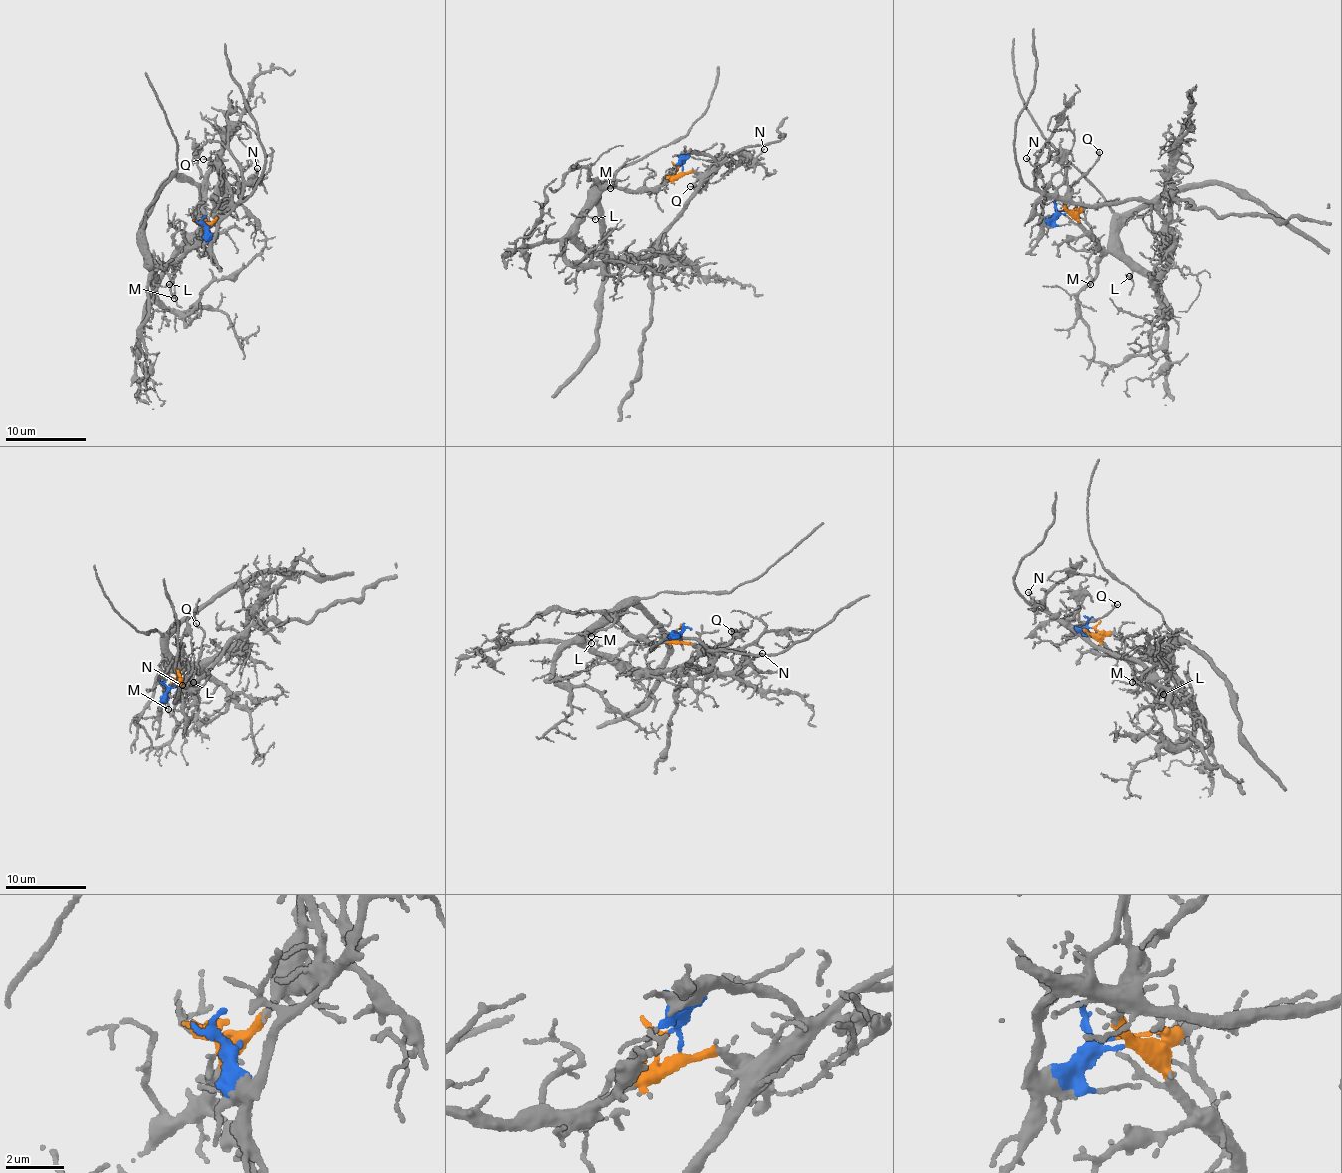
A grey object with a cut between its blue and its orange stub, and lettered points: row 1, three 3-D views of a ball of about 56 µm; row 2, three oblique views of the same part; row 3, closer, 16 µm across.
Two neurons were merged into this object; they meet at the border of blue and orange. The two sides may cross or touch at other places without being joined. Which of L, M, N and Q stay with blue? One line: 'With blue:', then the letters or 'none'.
With blue: N

